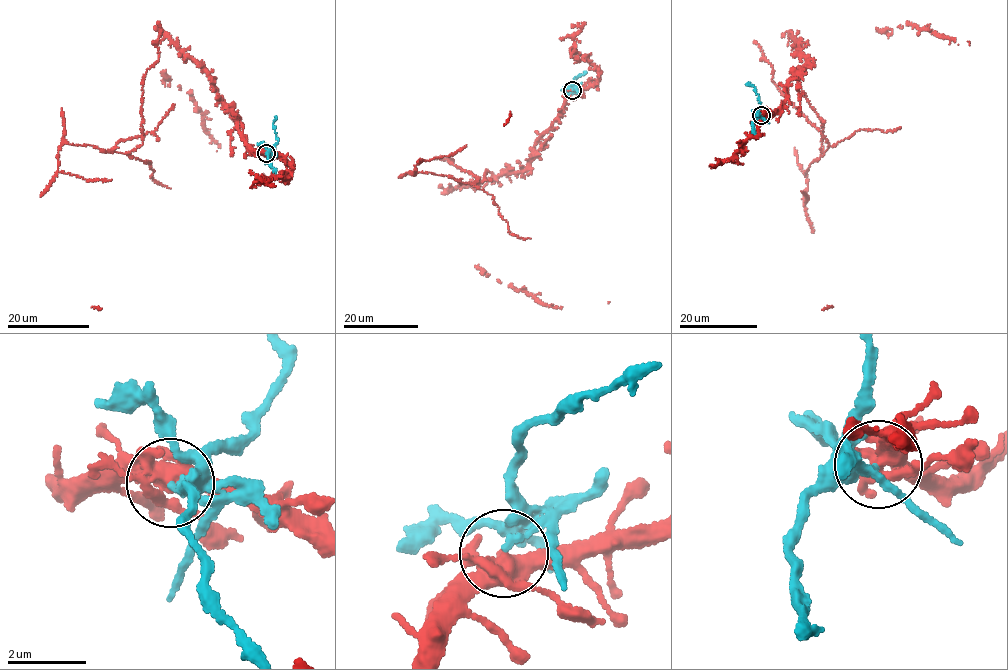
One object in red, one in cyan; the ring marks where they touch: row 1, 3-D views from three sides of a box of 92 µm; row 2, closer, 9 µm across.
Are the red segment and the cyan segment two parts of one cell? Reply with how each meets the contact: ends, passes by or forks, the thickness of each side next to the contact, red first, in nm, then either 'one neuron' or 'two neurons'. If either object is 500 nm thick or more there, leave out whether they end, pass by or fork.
red forks there; cyan ends there; 400 nm thick on the red side, 160 nm on the other; two neurons

